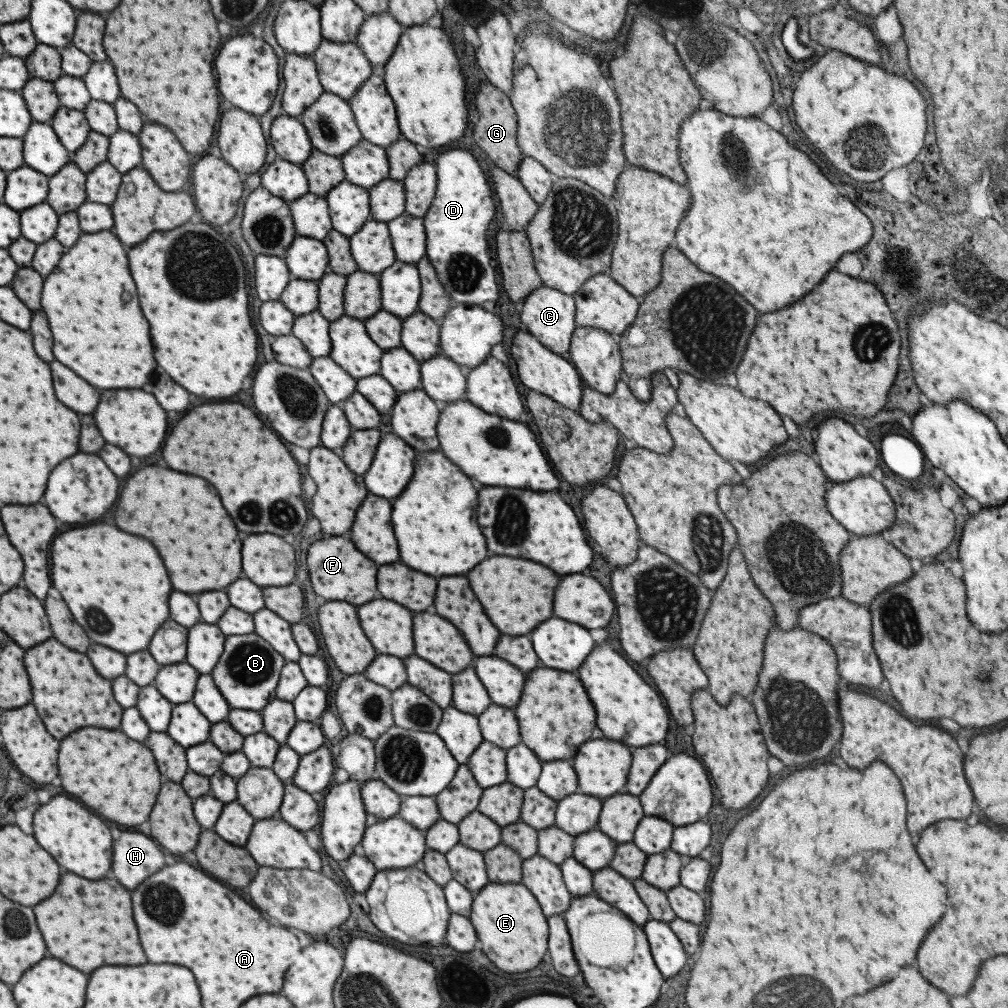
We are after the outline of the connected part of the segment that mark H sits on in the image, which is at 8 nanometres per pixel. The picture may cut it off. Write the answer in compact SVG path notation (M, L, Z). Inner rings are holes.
M121 832L113 842L111 874L121 886L133 890L163 866L163 858L159 846L147 836L139 832Z

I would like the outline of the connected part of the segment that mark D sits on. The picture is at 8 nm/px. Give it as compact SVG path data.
M467 150L441 154L435 160L434 169L434 196L423 216L425 256L455 305L480 306L483 302L495 301L499 290L493 258L485 240L487 224L493 220L494 213L492 190L477 161Z

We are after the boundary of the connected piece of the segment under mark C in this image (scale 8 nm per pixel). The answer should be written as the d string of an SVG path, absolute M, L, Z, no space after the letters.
M541 283L518 305L518 315L521 324L525 324L528 333L533 335L539 343L551 352L566 357L569 341L571 341L571 335L576 326L573 320L575 304L572 296L567 296Z

